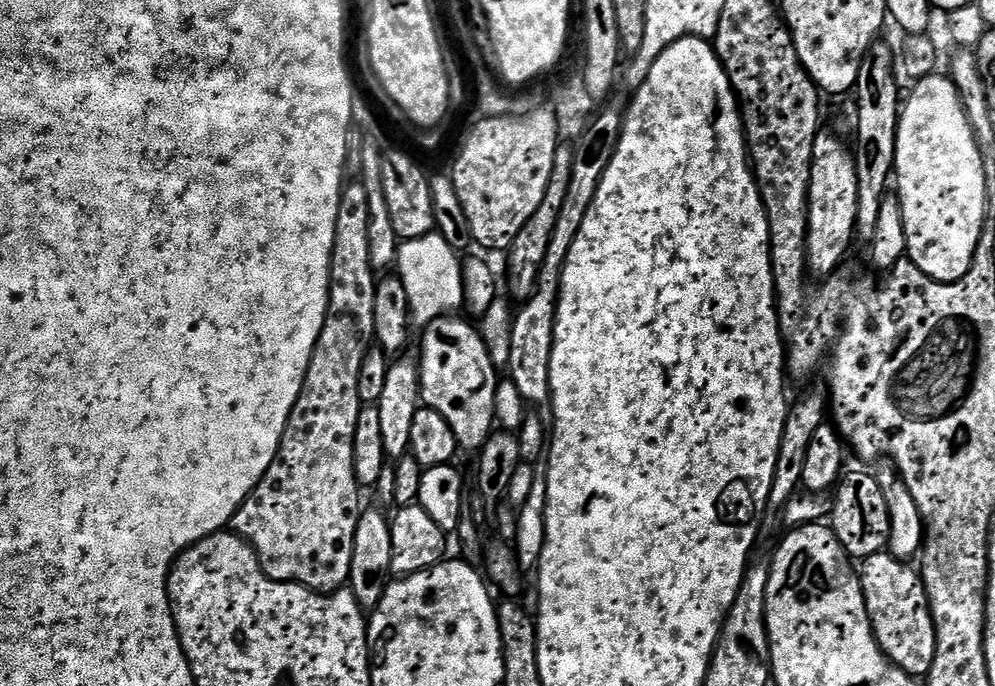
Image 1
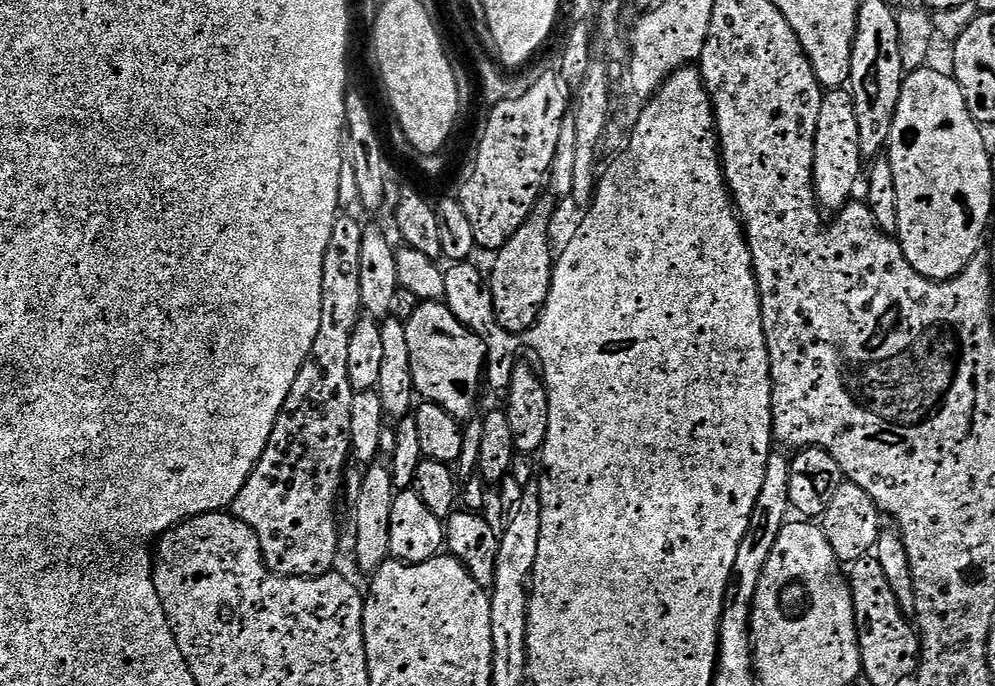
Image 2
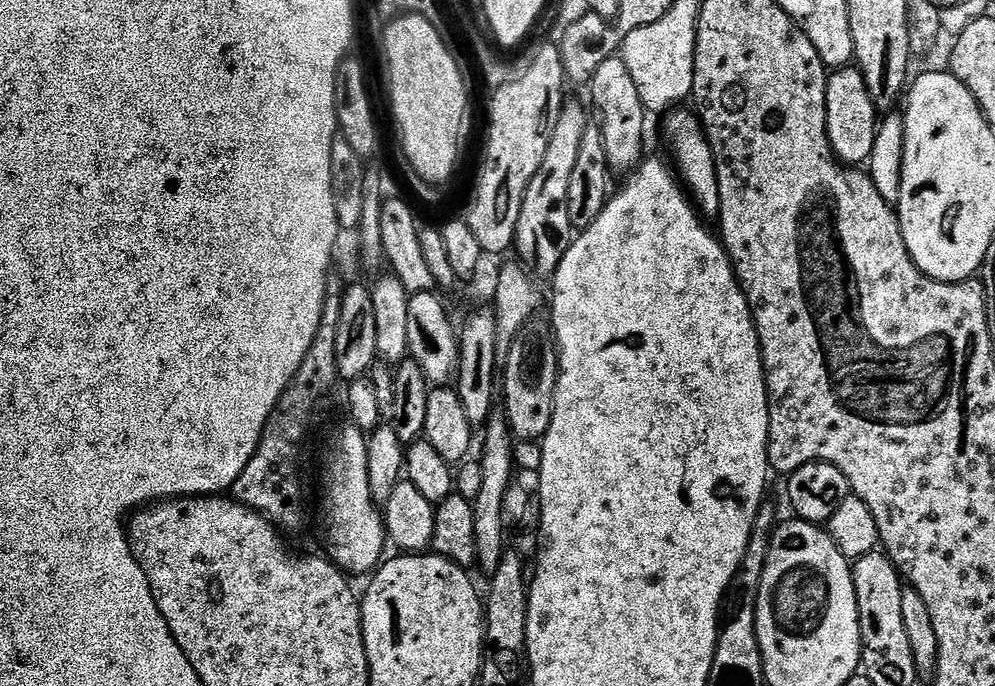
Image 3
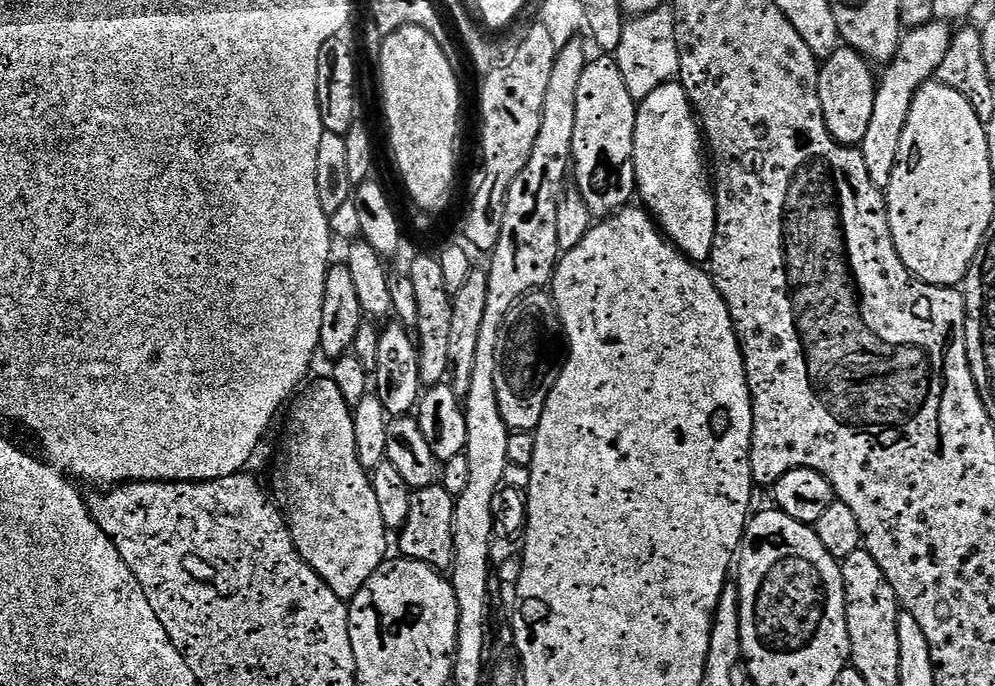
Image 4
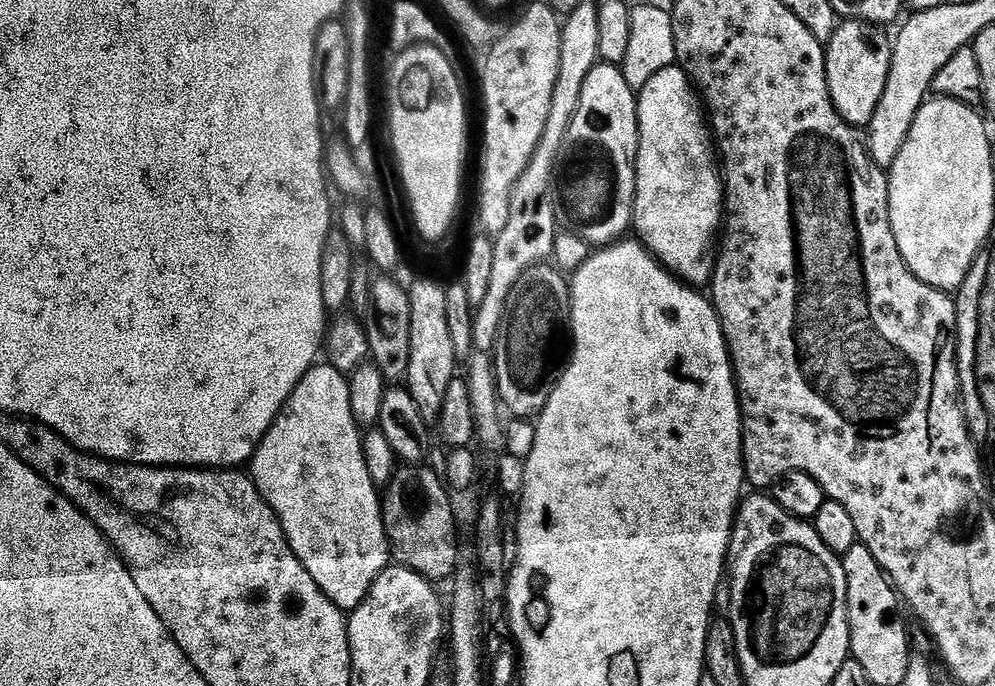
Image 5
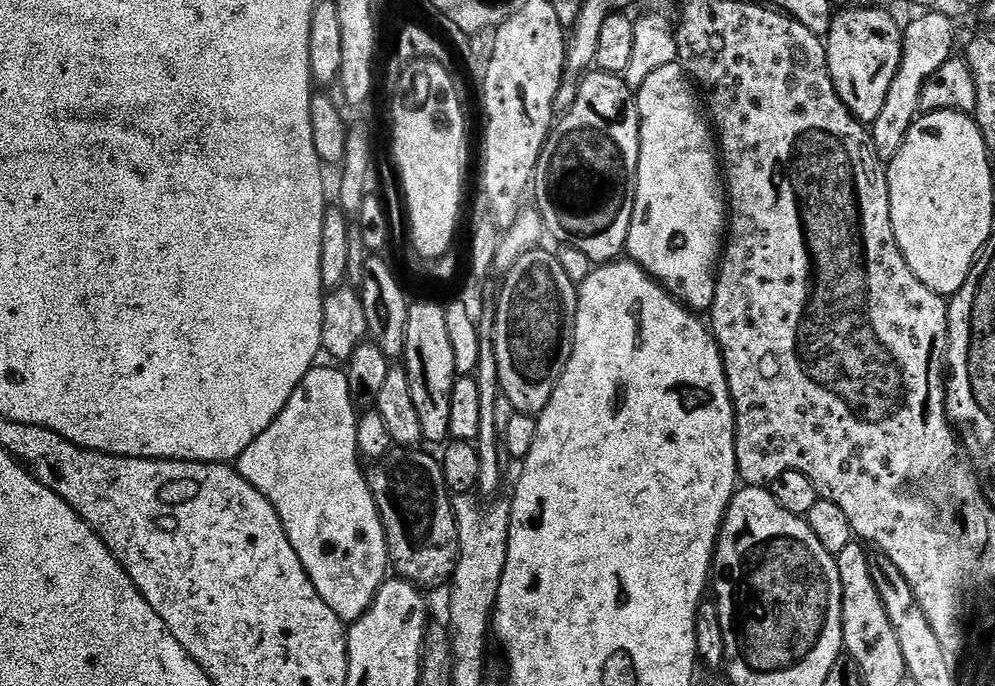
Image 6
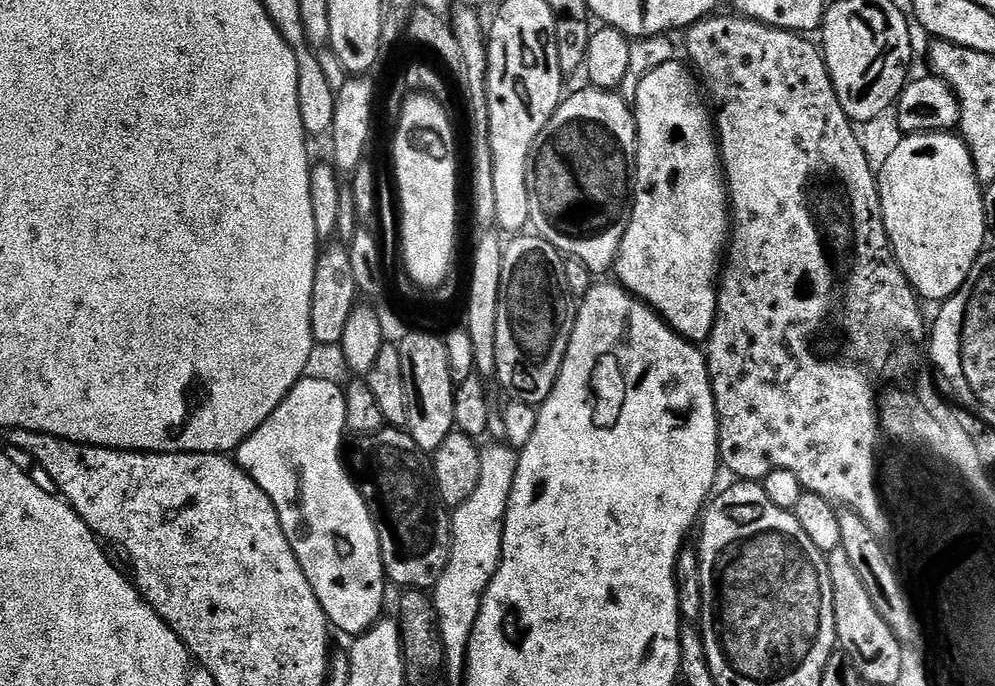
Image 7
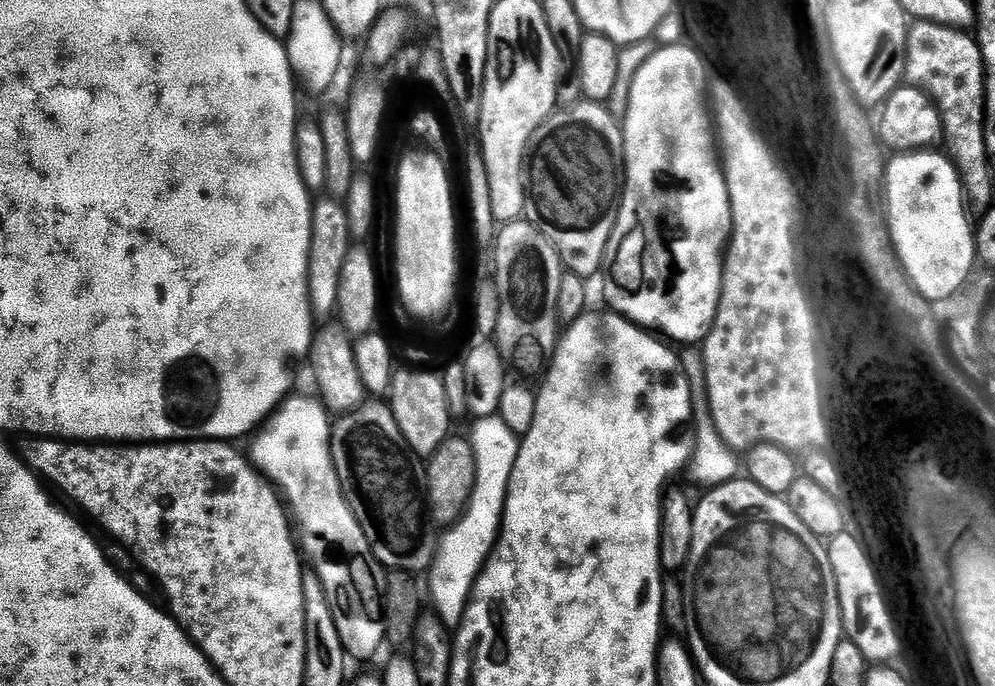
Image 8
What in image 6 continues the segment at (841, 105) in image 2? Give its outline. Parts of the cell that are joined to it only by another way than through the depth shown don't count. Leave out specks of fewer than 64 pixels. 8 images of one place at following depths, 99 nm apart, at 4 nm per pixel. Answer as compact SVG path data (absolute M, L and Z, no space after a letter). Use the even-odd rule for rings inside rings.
M845 8L837 11L828 27L828 73L842 102L857 120L872 125L882 114L886 94L902 62L904 33L888 8Z

